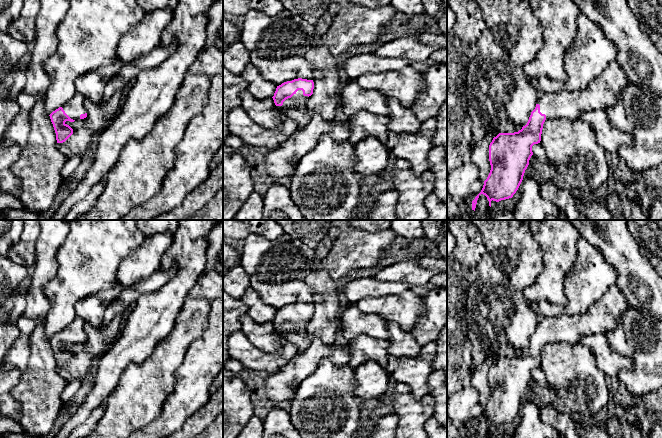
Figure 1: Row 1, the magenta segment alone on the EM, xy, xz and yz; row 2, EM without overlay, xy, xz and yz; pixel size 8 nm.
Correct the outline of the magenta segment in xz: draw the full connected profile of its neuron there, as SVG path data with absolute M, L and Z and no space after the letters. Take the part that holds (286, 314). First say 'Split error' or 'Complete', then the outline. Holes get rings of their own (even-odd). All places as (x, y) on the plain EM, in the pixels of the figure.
Split error. M298 302L277 310L272 321L276 330L282 330L283 326L288 322L292 324L287 335L298 347L298 355L302 354L310 345L305 328L308 321L313 318L313 313L313 304Z

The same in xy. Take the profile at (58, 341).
Split error. M76 316L68 326L49 339L56 357L57 367L65 366L73 358L73 353L65 347L66 345L74 346L87 341L84 323L82 318Z

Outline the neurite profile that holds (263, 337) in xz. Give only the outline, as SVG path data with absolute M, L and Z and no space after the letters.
M245 314L241 319L241 332L257 348L267 353L275 352L281 345L277 339L276 329L272 321L259 325L250 315Z

